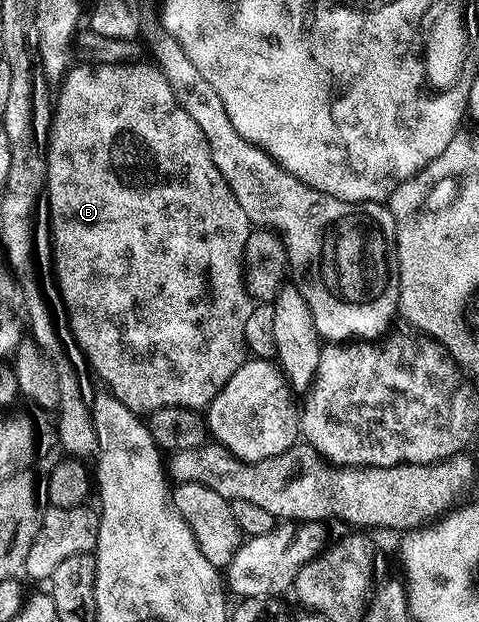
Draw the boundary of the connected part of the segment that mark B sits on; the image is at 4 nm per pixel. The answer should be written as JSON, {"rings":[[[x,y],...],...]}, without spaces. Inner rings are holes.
{"rings":[[[80,64],[75,69],[74,66],[67,68],[61,78],[62,86],[52,105],[46,146],[46,197],[48,205],[50,201],[48,216],[52,238],[52,273],[58,276],[58,289],[62,292],[62,301],[70,316],[70,333],[82,348],[83,355],[90,360],[95,375],[106,384],[103,386],[132,412],[149,415],[166,405],[205,410],[210,400],[226,386],[228,379],[232,379],[232,375],[236,375],[236,371],[248,360],[244,327],[248,324],[248,315],[252,315],[255,302],[246,294],[242,256],[246,253],[246,244],[252,241],[250,220],[248,215],[244,215],[240,203],[236,203],[232,187],[228,187],[220,171],[216,171],[204,131],[200,131],[188,111],[176,103],[172,87],[168,87],[168,79],[164,79],[157,65]]]}

